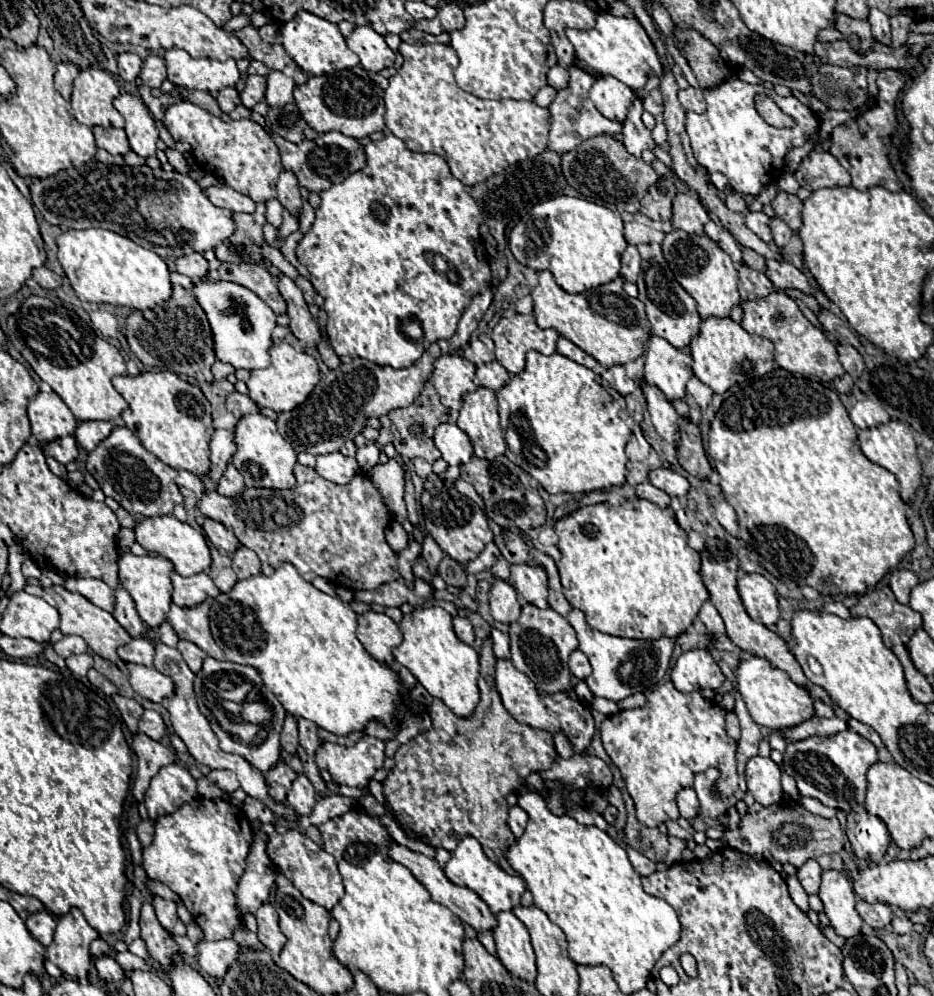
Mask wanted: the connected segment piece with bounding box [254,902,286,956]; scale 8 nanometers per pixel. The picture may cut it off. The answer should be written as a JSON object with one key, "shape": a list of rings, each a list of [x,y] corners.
{"shape":[[[270,902],[262,904],[258,912],[254,914],[258,922],[258,940],[272,952],[272,956],[278,956],[282,946],[286,944],[286,936],[278,928],[278,914]]]}

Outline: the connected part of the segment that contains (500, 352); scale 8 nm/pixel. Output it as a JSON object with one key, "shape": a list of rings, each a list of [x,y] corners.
{"shape":[[[514,314],[512,318],[502,318],[494,326],[494,354],[510,374],[520,374],[526,362],[526,352],[536,350],[542,354],[554,354],[558,336],[560,334],[552,328],[538,328],[534,316]]]}

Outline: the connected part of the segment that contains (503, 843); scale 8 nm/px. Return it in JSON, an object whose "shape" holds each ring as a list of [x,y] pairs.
{"shape":[[[490,638],[484,640],[482,652],[480,652],[480,704],[476,712],[470,718],[458,718],[442,700],[434,698],[428,714],[432,718],[432,728],[418,734],[418,738],[408,742],[408,752],[404,752],[404,744],[396,750],[394,754],[394,768],[388,772],[386,780],[382,782],[384,790],[384,806],[394,814],[398,826],[402,826],[404,834],[408,838],[420,840],[432,848],[444,848],[448,852],[454,852],[458,840],[462,836],[474,836],[486,856],[494,860],[494,864],[500,866],[502,870],[516,876],[514,868],[508,864],[504,858],[504,850],[516,842],[514,834],[510,832],[508,826],[508,806],[506,806],[506,796],[514,792],[516,788],[526,784],[526,778],[532,772],[542,772],[548,770],[554,758],[558,756],[554,750],[554,740],[552,734],[546,730],[538,730],[532,726],[524,726],[516,722],[508,710],[504,708],[500,694],[494,686],[494,666],[496,666],[496,656],[492,652],[492,642]]]}

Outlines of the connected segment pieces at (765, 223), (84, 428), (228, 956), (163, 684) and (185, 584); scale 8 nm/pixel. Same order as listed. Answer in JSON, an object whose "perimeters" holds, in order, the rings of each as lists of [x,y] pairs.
{"perimeters":[[[[748,212],[746,216],[746,226],[764,242],[772,242],[770,234],[770,218],[764,212]]],[[[78,420],[78,426],[76,426],[76,432],[74,432],[74,440],[80,448],[84,450],[94,450],[108,434],[112,432],[112,424],[110,422],[94,422],[94,420],[88,420],[88,422],[82,422]]],[[[232,938],[216,940],[216,942],[200,940],[196,950],[198,950],[198,966],[210,976],[222,980],[228,966],[238,960],[240,946]]],[[[126,664],[130,674],[130,686],[144,698],[152,702],[162,702],[174,694],[174,684],[168,676],[160,674],[156,668],[146,668],[140,664]]],[[[172,572],[170,574],[172,578],[172,584],[174,584],[174,592],[172,592],[172,600],[174,604],[178,606],[196,606],[200,602],[206,602],[206,600],[212,600],[220,594],[220,590],[214,586],[212,578],[204,572],[200,574],[194,574],[194,576],[180,576],[178,572]]]]}

